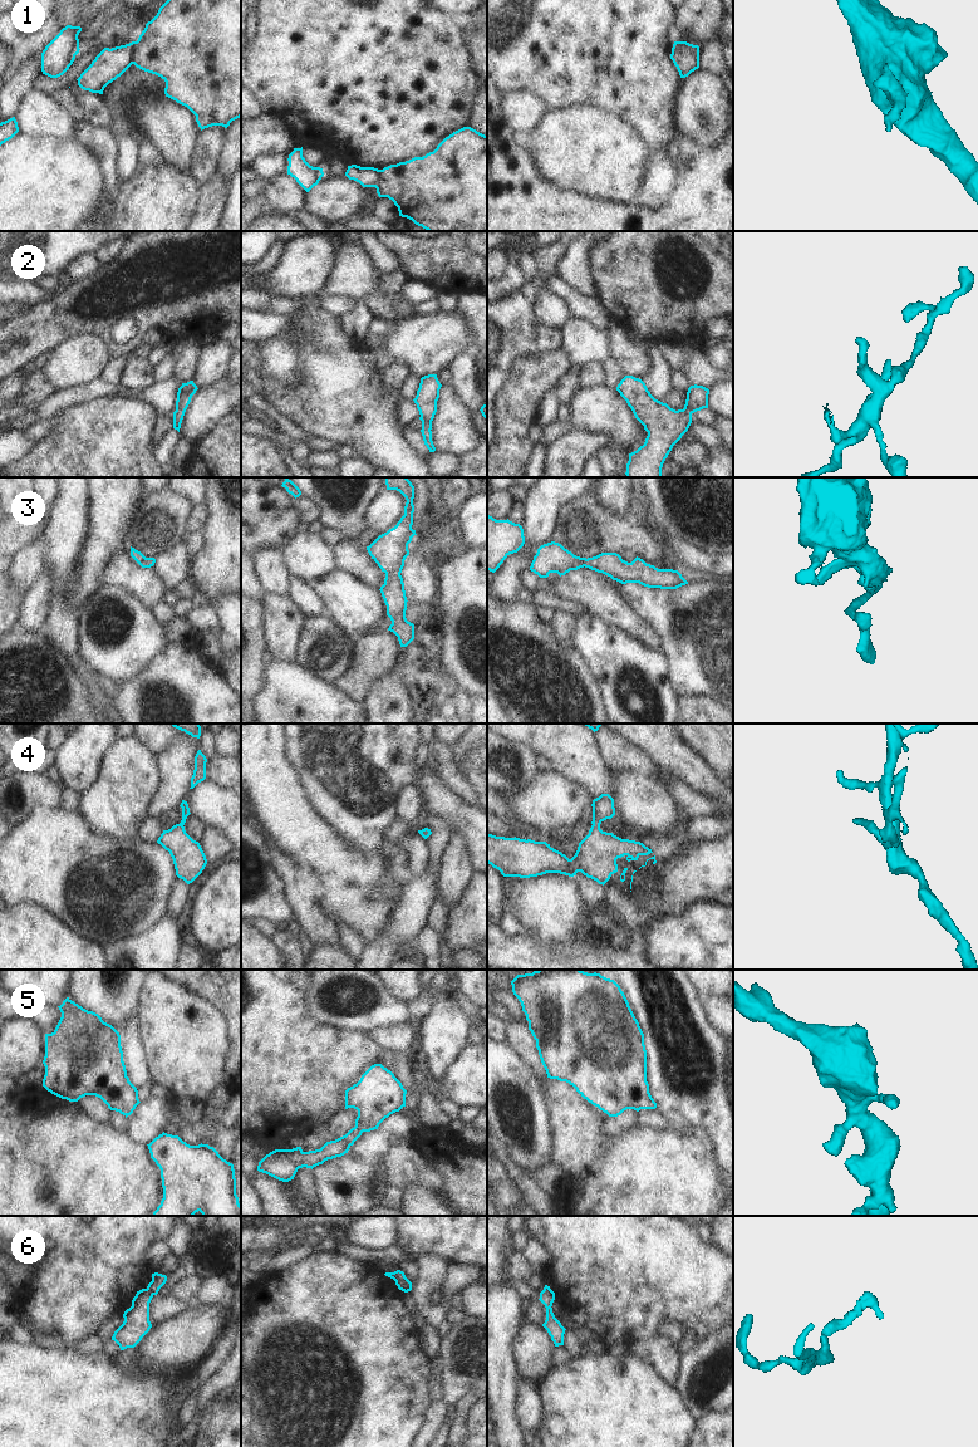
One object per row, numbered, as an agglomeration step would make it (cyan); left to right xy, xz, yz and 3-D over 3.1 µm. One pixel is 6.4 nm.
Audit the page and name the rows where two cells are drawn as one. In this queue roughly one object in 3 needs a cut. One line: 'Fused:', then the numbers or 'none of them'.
Fused: 1

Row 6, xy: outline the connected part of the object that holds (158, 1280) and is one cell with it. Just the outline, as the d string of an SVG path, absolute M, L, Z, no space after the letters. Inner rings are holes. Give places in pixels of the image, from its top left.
M154 1272L148 1286L137 1291L132 1300L132 1306L123 1314L123 1324L112 1336L112 1340L119 1345L121 1350L134 1348L152 1328L149 1321L149 1303L166 1281L166 1275Z

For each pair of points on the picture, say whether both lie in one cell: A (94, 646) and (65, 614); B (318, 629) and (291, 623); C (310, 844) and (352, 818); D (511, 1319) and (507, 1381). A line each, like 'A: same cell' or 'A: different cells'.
A: different cells
B: different cells
C: different cells
D: same cell

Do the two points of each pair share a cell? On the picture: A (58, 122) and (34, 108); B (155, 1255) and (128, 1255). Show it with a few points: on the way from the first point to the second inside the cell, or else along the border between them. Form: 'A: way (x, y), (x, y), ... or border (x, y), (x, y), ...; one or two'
A: way (52, 119), (40, 114); one
B: border (162, 1239), (143, 1254), (151, 1274); two

